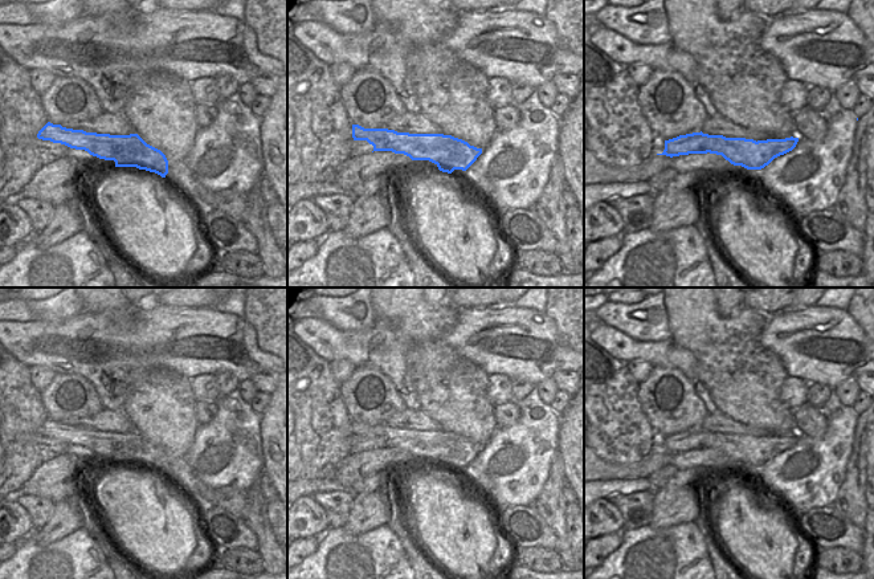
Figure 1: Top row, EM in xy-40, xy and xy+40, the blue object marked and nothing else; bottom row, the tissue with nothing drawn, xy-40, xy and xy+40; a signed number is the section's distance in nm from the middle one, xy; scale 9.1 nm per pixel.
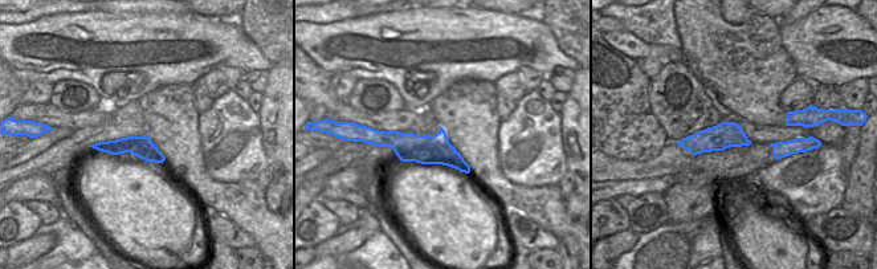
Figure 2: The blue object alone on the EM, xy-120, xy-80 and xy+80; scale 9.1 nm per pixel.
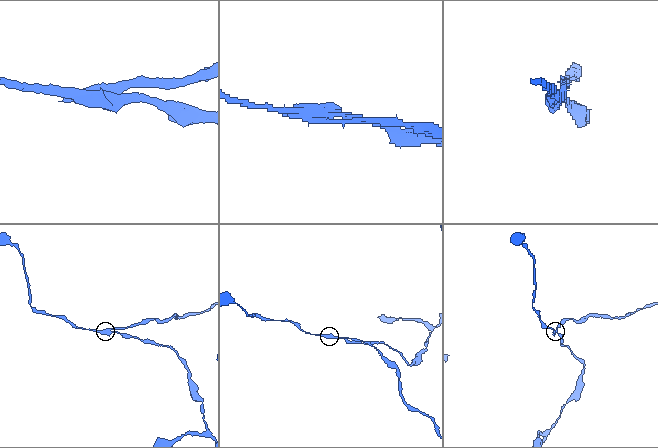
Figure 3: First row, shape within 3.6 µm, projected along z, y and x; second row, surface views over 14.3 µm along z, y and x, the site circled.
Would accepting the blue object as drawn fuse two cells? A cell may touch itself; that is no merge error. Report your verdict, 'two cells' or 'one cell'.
two cells

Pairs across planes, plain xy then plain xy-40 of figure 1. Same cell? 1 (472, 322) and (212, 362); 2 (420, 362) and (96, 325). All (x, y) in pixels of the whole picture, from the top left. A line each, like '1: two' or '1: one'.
1: one
2: two

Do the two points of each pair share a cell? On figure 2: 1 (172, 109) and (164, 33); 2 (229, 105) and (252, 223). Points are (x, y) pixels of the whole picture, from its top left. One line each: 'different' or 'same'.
1: different
2: different

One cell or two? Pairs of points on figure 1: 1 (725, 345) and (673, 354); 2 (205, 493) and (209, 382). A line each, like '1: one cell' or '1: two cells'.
1: two cells
2: two cells

